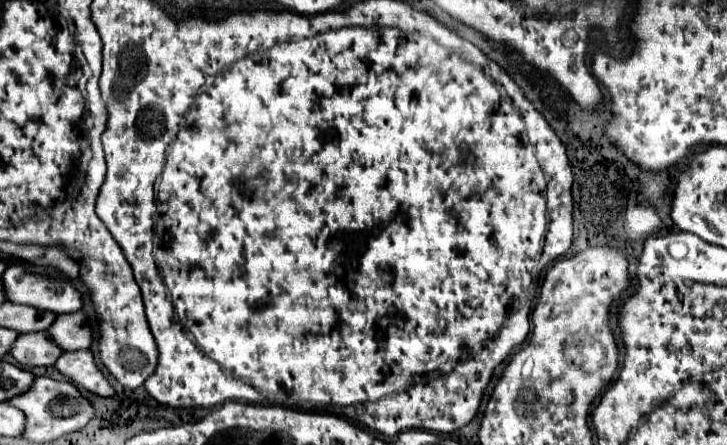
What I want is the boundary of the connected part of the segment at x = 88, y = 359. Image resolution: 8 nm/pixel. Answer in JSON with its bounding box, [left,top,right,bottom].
[55,349,115,397]

